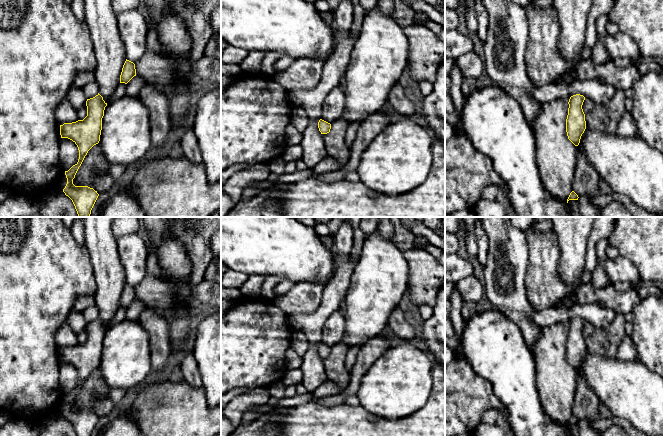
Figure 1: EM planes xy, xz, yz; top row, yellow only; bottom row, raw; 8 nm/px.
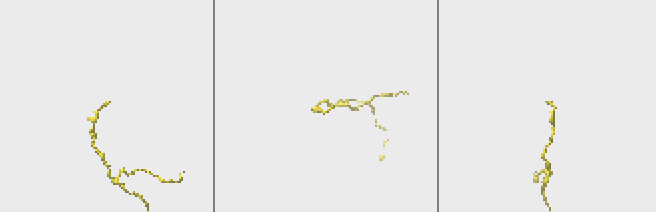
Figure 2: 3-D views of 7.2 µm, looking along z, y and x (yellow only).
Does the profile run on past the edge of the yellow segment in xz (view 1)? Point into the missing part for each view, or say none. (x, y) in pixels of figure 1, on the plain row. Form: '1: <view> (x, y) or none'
1: none

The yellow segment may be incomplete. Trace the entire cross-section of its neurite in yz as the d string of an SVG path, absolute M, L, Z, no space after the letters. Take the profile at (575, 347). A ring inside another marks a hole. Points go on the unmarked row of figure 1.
M576 318L569 323L568 339L566 343L566 356L568 363L578 370L582 358L586 353L585 338L582 333L585 321L580 318Z

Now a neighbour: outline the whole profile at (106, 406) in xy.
M107 397L95 405L94 414L98 418L103 417L112 412L114 405L115 404L112 402L112 400L109 397Z

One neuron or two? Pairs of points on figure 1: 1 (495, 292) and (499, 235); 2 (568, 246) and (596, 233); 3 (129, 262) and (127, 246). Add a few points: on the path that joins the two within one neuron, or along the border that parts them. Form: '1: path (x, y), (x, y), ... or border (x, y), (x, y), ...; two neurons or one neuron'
1: path (499, 278), (499, 249); one neuron
2: border (592, 227), (584, 259); two neurons
3: path (129, 258), (129, 250); one neuron

